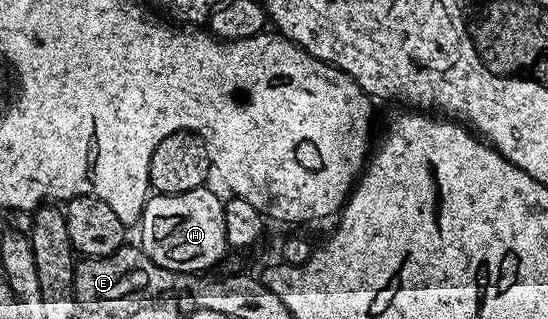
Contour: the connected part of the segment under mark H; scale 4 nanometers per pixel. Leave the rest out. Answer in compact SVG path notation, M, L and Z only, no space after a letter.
M209 188L191 190L181 194L153 193L140 215L139 245L162 268L176 274L208 272L212 265L229 249L226 240L226 216L223 197L219 198Z

